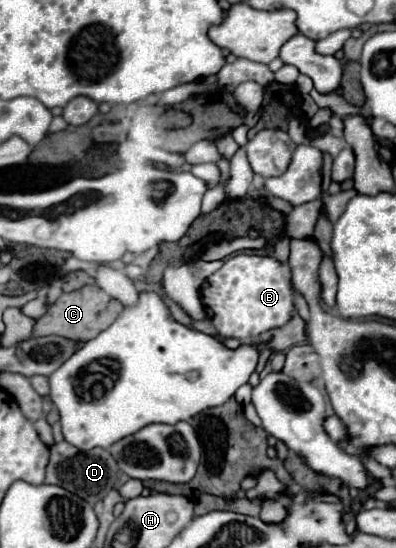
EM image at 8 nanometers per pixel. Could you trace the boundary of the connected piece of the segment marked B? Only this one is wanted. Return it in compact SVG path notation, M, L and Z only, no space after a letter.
M237 253L223 261L223 267L215 271L201 285L201 301L207 317L223 337L249 341L265 331L283 327L295 313L291 267L275 257L259 257Z

